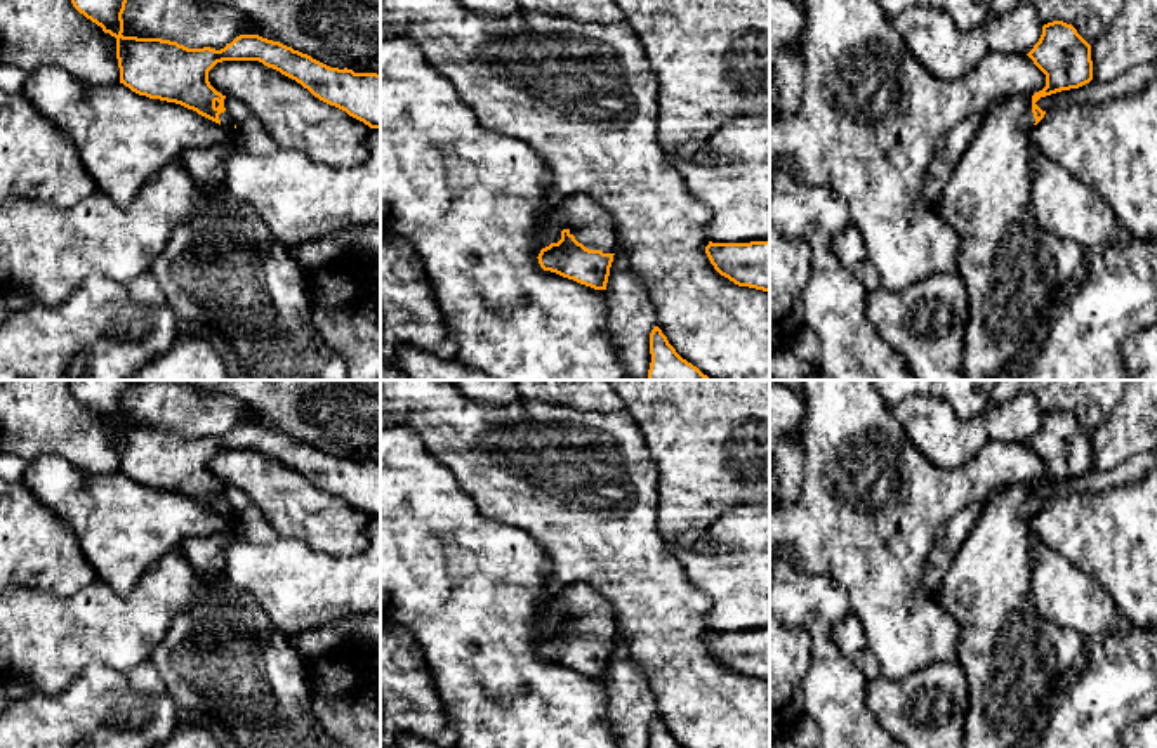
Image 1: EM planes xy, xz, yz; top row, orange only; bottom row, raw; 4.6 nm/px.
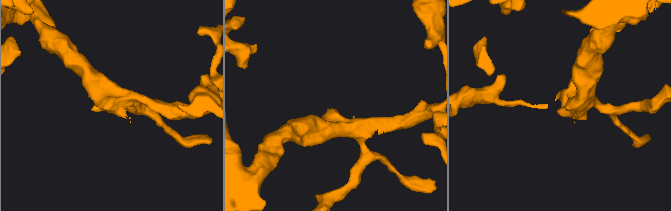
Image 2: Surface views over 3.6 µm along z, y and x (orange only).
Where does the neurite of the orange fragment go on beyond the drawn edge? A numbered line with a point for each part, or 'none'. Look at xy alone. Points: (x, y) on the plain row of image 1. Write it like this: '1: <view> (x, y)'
1: xy (207, 552)

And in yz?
1: yz (1013, 658)

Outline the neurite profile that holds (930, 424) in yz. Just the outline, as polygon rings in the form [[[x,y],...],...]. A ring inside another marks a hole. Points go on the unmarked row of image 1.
[[[1030,392],[988,406],[968,422],[962,422],[945,401],[929,396],[907,397],[891,411],[910,443],[931,463],[949,470],[968,463],[988,441],[1028,443],[1044,415]]]

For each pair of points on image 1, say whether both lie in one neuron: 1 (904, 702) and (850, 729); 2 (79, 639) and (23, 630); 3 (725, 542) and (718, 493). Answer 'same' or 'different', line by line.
1: different
2: same
3: different

